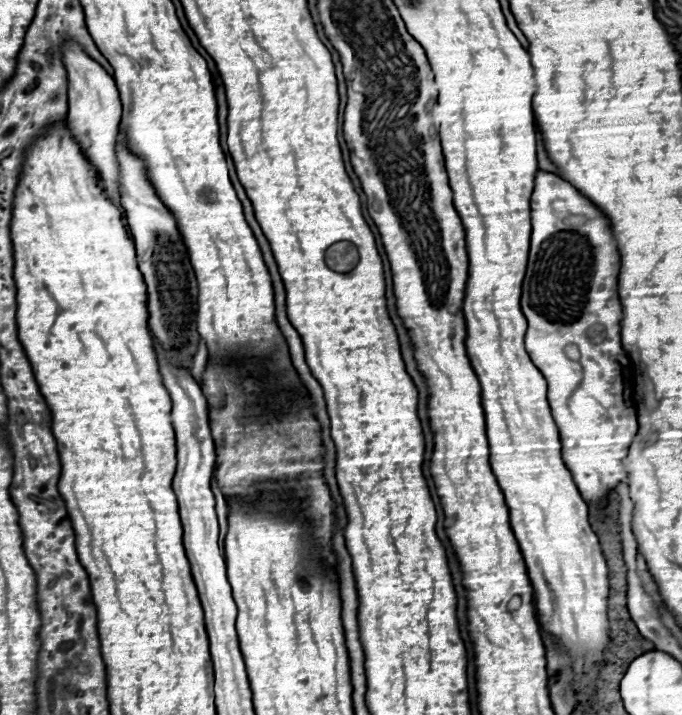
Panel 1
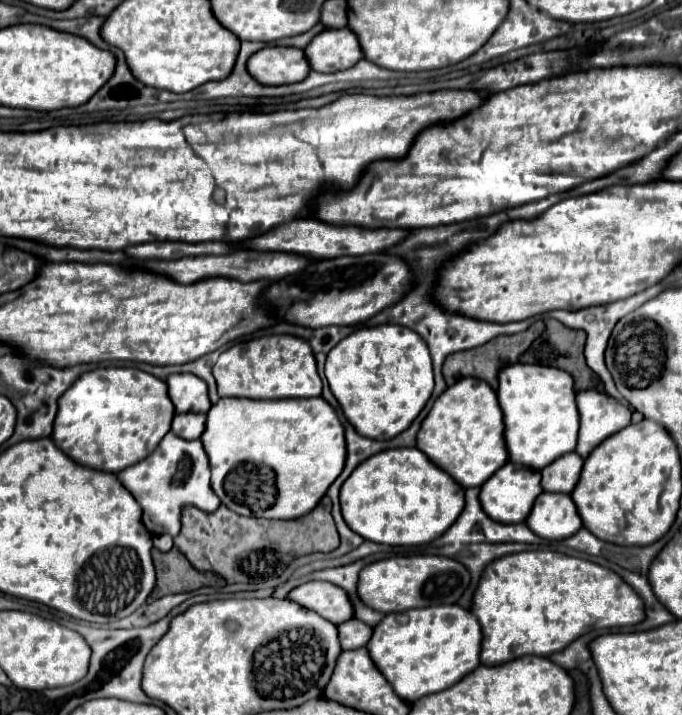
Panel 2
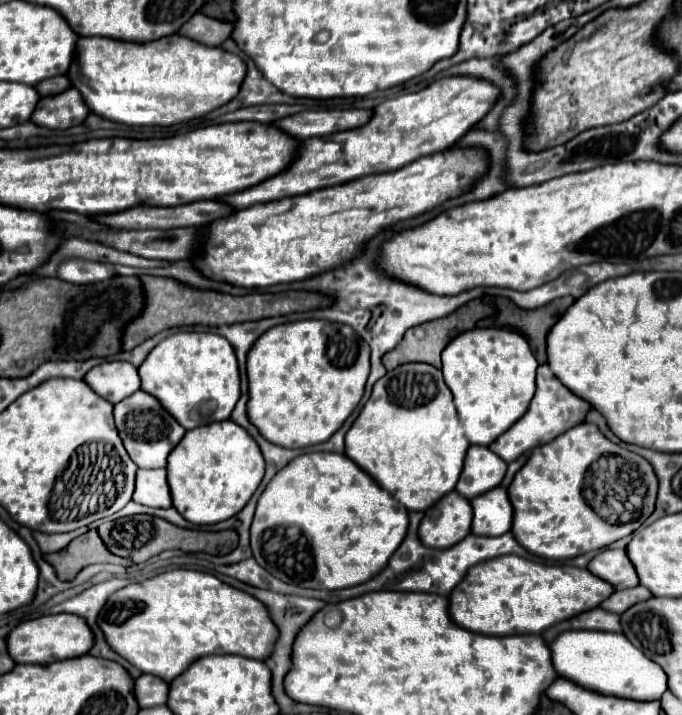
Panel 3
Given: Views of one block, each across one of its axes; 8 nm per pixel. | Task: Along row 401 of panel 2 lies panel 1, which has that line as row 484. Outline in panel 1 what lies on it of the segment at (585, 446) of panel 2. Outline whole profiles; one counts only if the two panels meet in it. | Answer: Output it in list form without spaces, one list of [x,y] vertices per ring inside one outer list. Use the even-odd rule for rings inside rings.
[[[538,172],[538,184],[534,186],[534,196],[532,196],[532,240],[530,240],[530,256],[528,256],[528,268],[526,268],[526,276],[524,276],[524,284],[522,284],[522,312],[528,318],[528,332],[524,338],[524,346],[528,356],[532,358],[534,366],[540,368],[540,372],[544,374],[544,378],[548,380],[548,402],[550,402],[550,410],[552,410],[552,418],[556,422],[558,434],[560,434],[560,442],[562,442],[562,460],[566,464],[566,468],[570,468],[574,482],[578,484],[578,490],[582,492],[582,498],[586,502],[600,502],[608,496],[610,490],[614,490],[624,478],[626,478],[626,470],[622,468],[622,460],[626,458],[628,446],[638,430],[638,422],[636,422],[636,408],[634,408],[634,400],[632,400],[632,370],[630,370],[630,360],[626,356],[626,352],[622,350],[620,344],[620,300],[618,300],[618,268],[620,268],[620,260],[618,260],[618,252],[614,248],[612,242],[612,228],[610,228],[610,220],[604,218],[604,214],[590,204],[588,198],[584,198],[574,186],[570,186],[566,180],[562,180],[556,174],[550,172]]]

